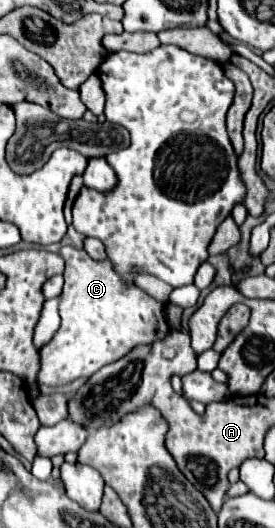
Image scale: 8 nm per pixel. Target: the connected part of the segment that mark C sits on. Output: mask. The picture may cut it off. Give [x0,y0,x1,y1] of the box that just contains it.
[39,246,167,386]

